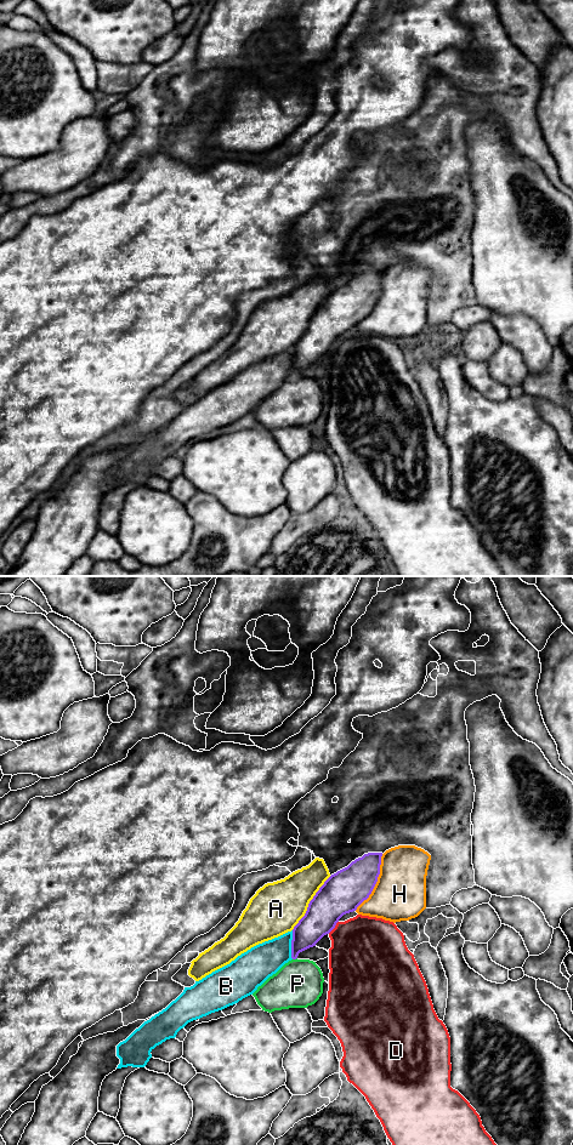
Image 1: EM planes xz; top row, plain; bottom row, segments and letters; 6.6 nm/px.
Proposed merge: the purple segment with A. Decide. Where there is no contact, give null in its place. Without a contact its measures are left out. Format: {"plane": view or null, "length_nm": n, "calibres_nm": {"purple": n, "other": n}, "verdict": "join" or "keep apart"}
{"plane": "xz", "length_nm": 440, "calibres_nm": {"purple": 280, "other": 340}, "verdict": "join"}

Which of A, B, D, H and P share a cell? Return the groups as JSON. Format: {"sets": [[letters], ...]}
{"sets": [["A"], ["B"], ["D"], ["H"], ["P"]]}

